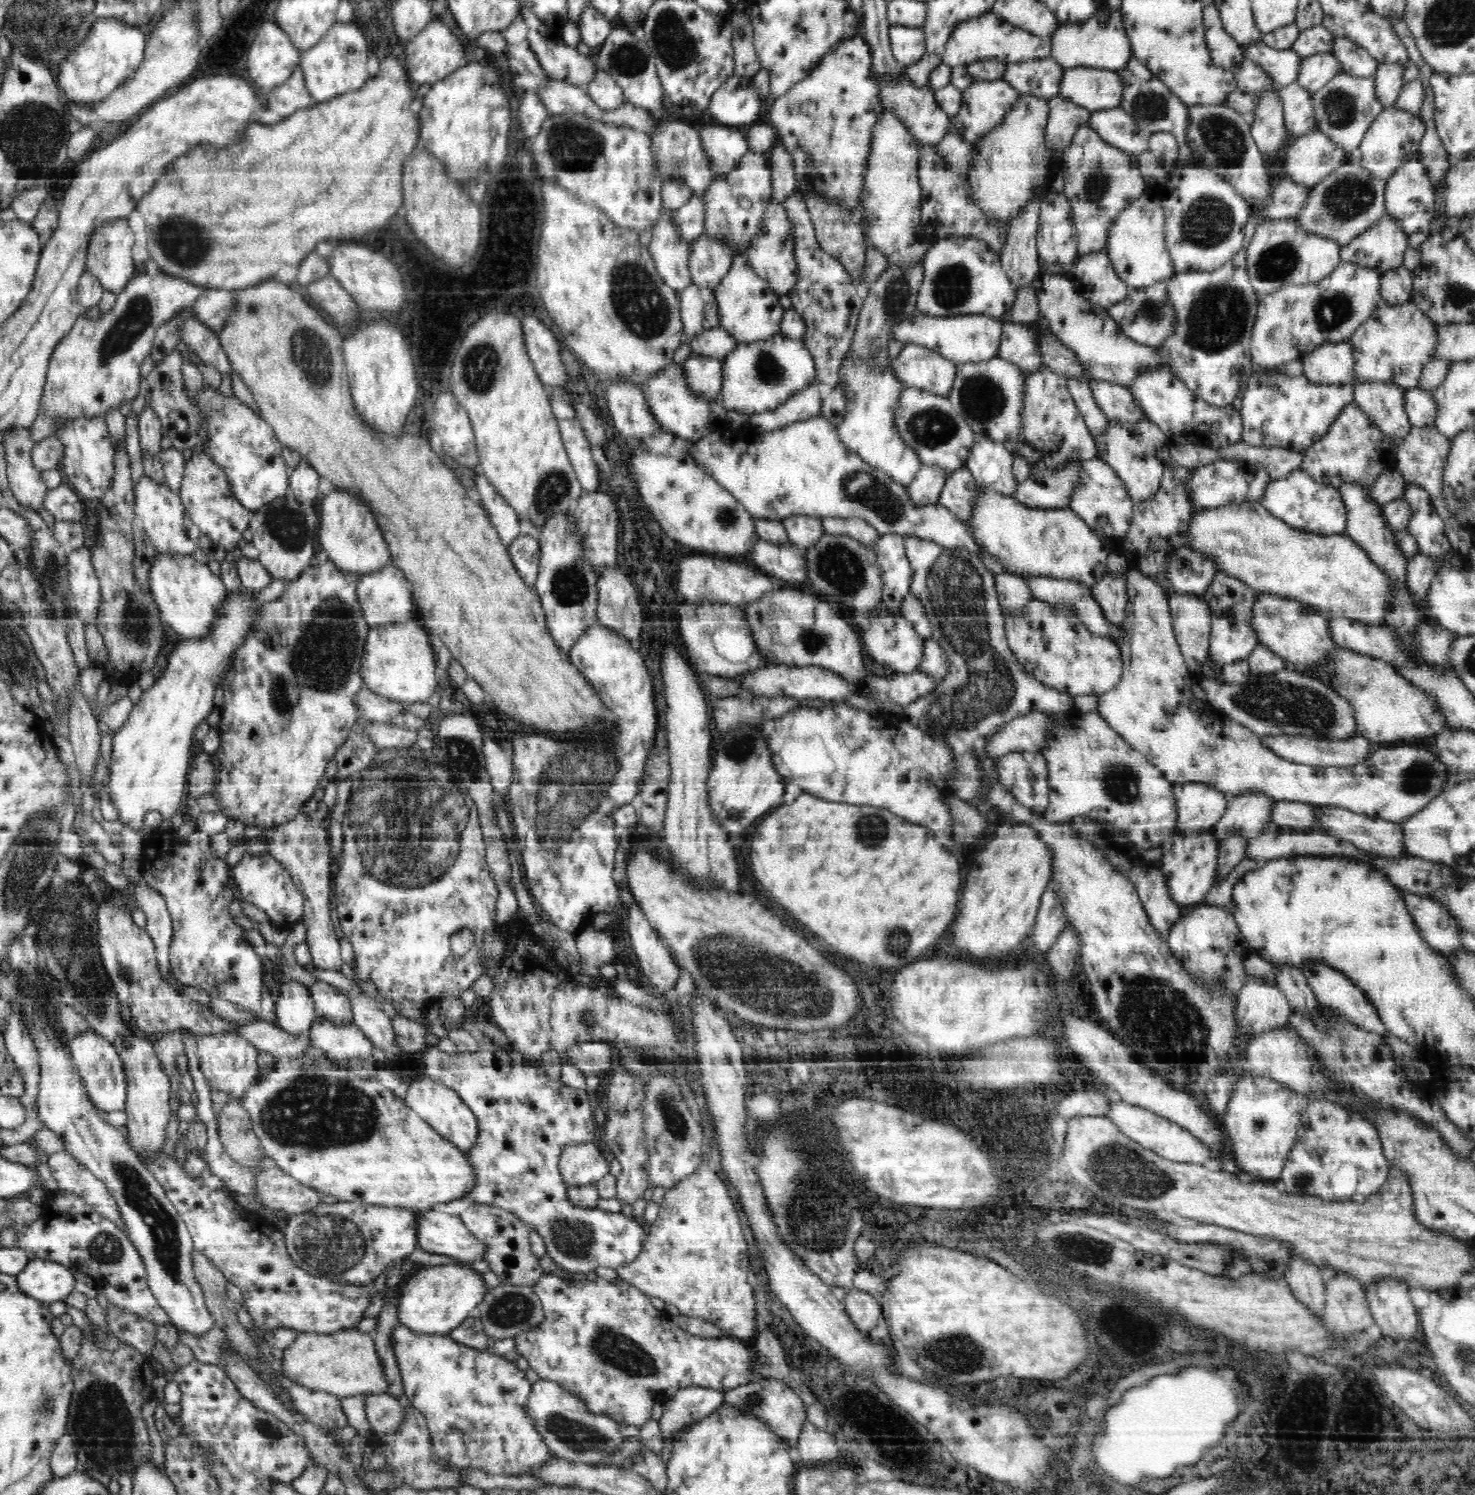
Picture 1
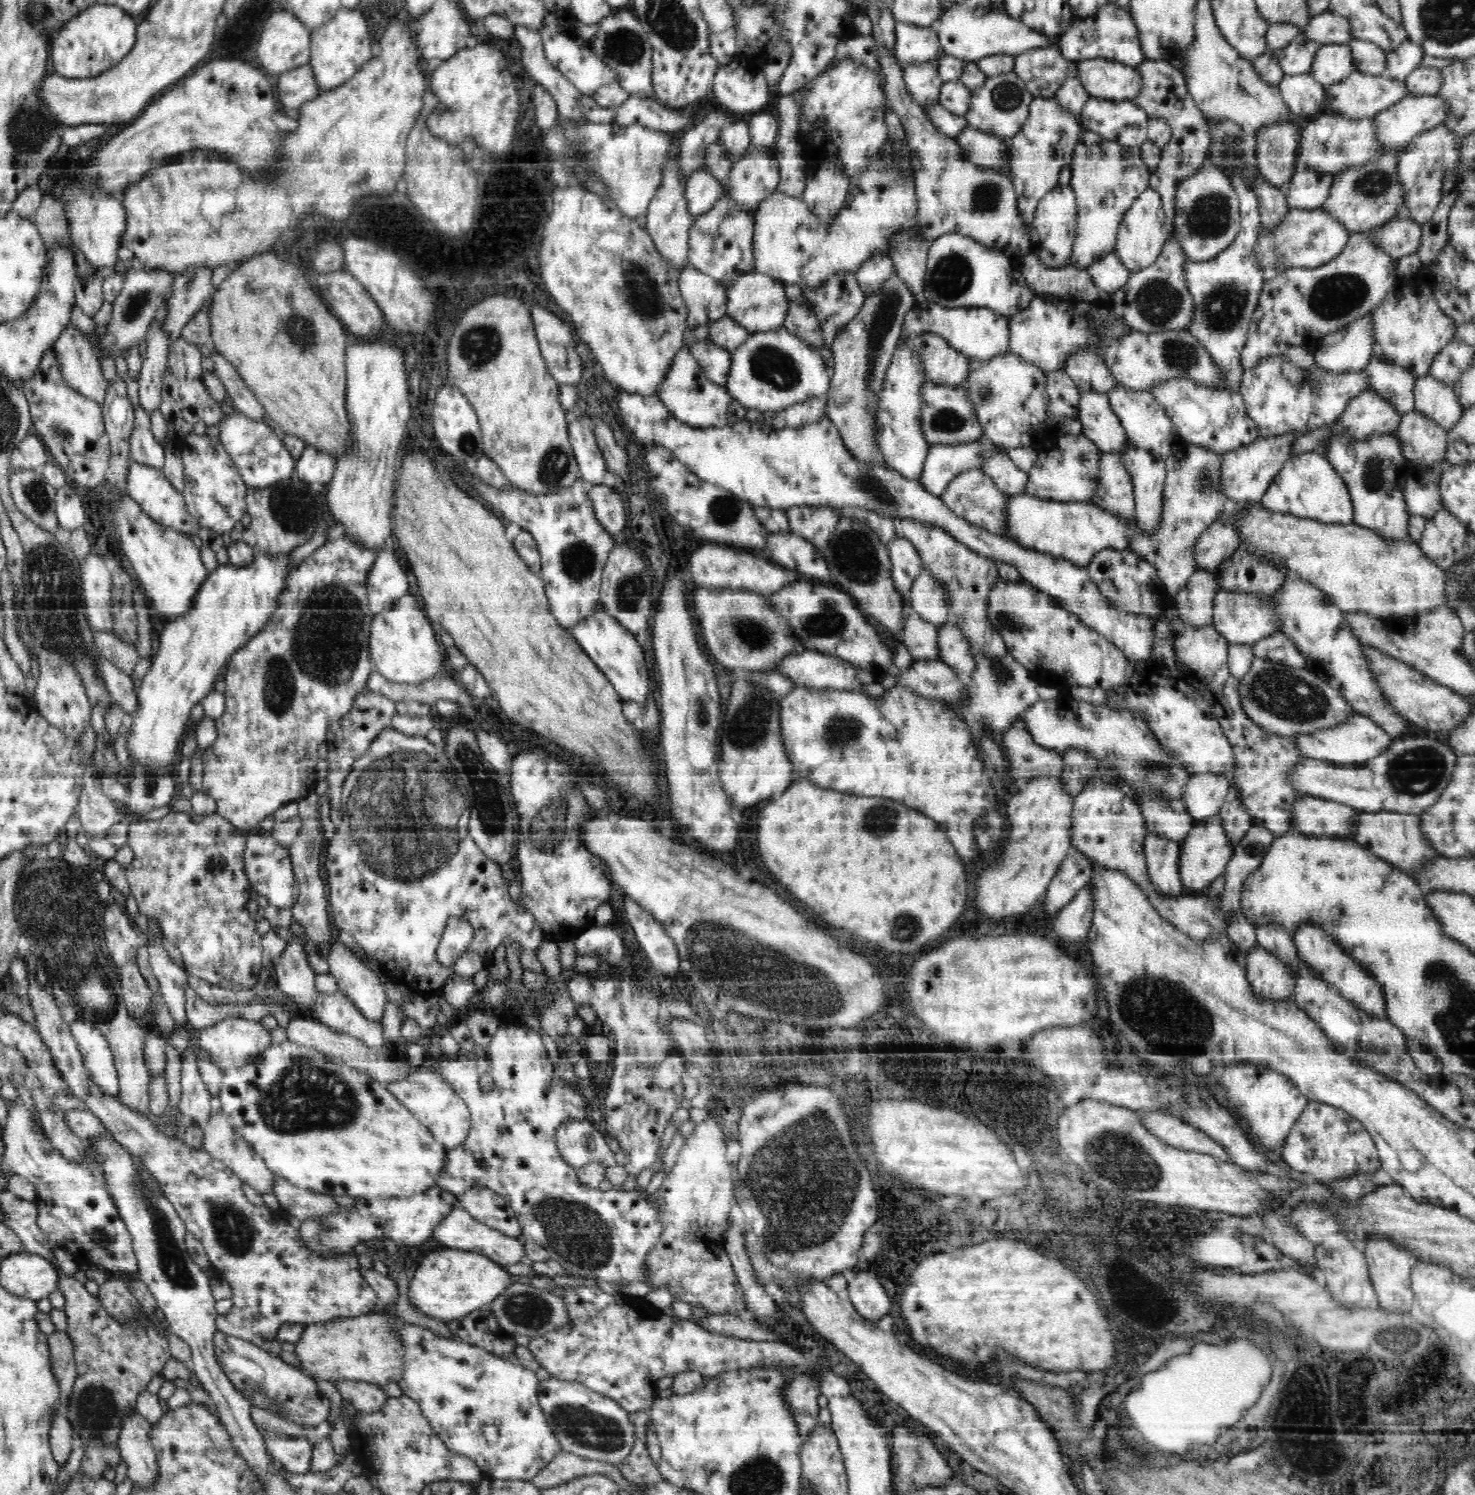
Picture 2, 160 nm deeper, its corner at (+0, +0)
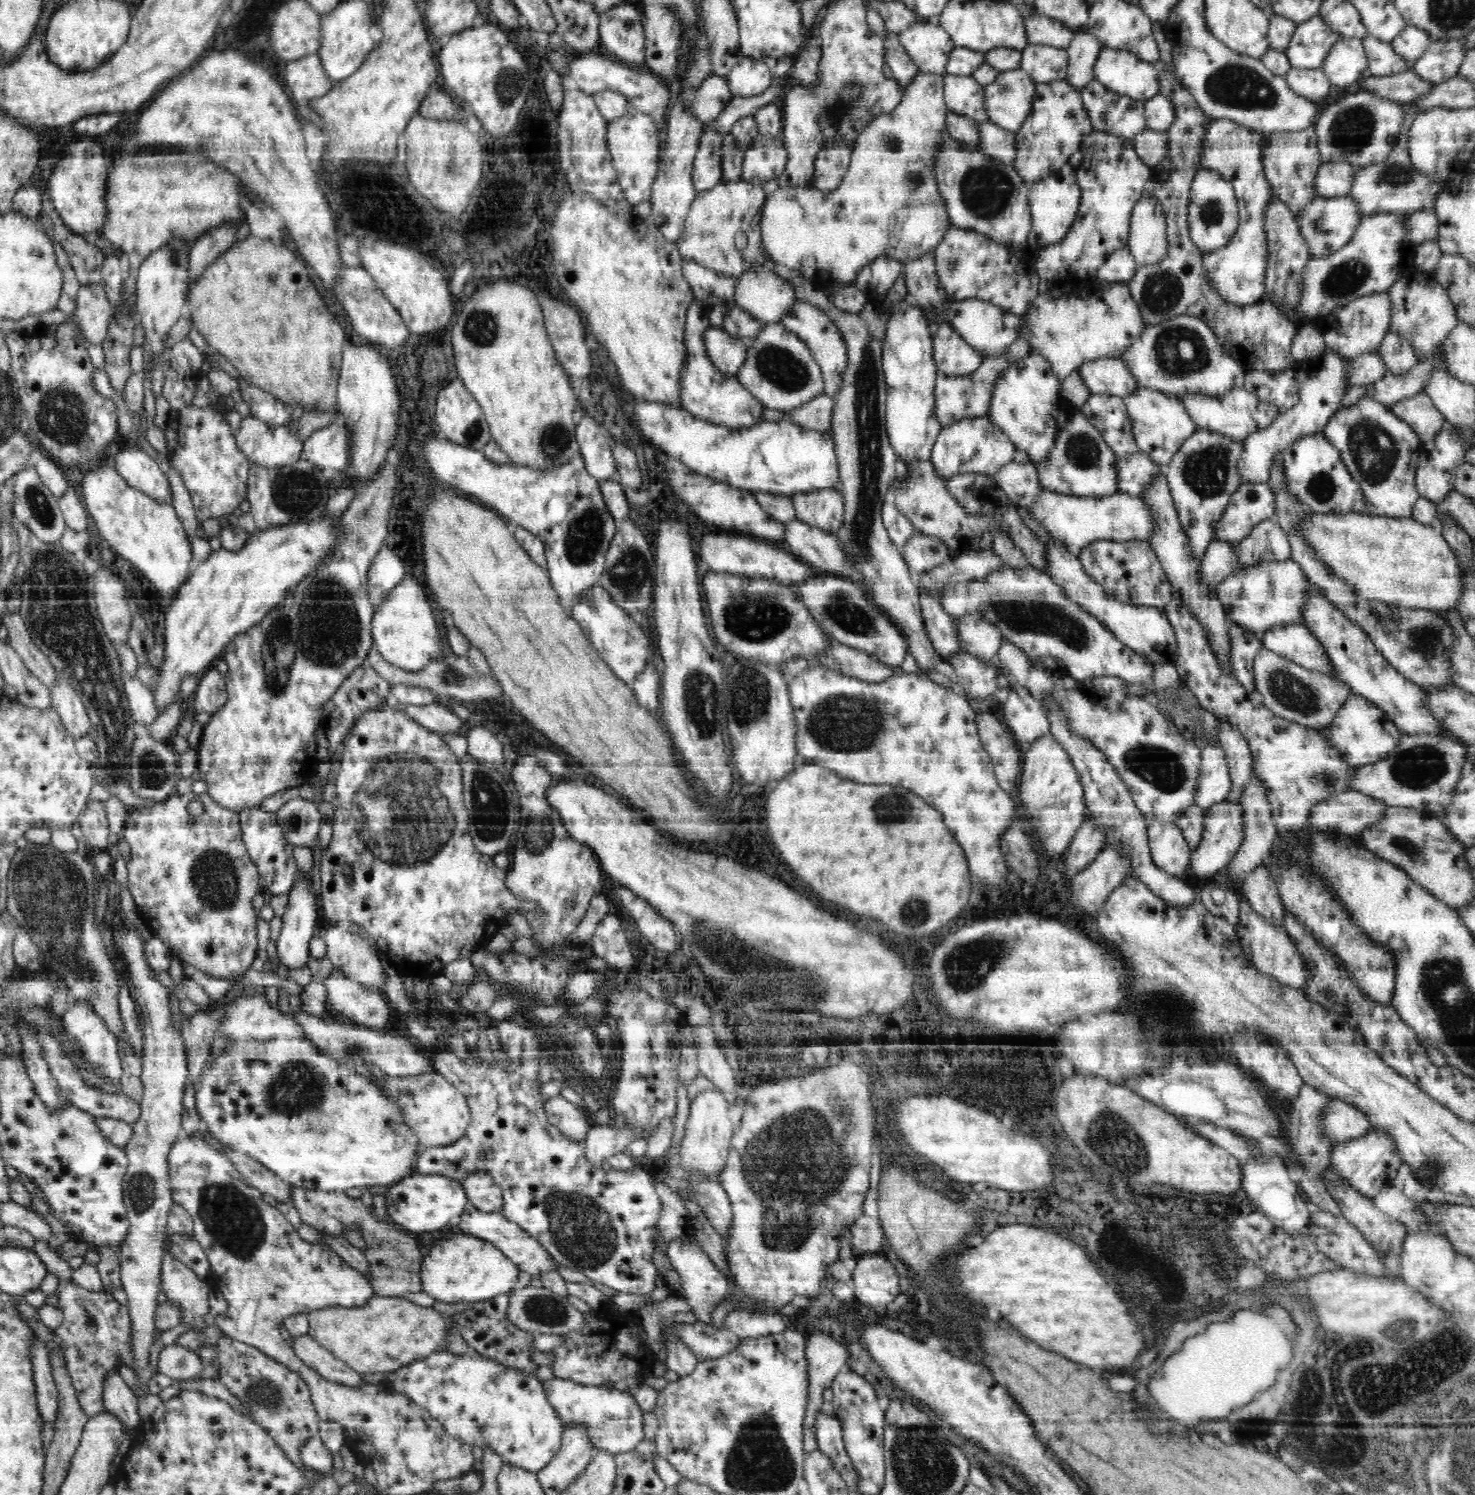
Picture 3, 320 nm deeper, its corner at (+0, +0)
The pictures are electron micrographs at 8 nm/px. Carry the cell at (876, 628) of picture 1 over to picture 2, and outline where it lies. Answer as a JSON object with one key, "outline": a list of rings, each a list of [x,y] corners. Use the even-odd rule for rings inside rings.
{"outline":[[[908,602],[901,614],[901,629],[904,629],[902,644],[910,650],[912,658],[916,660],[938,659],[939,628],[923,622]]]}

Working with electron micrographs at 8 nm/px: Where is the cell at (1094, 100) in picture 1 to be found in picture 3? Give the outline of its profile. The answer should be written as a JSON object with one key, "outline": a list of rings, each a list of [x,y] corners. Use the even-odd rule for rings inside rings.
{"outline":[[[1103,48],[1093,68],[1094,80],[1117,94],[1146,102],[1159,92],[1160,70],[1124,49]]]}

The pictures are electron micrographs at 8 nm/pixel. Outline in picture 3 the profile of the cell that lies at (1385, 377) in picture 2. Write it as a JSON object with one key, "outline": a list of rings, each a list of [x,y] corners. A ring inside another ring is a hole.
{"outline":[[[1389,331],[1381,343],[1378,354],[1385,372],[1394,376],[1406,376],[1419,361],[1413,348]]]}

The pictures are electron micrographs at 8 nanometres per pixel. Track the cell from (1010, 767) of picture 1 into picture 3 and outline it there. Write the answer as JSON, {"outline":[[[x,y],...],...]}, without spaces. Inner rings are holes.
{"outline":[[[1016,688],[1003,699],[1002,705],[1004,723],[1022,752],[1030,748],[1033,740],[1049,733],[1047,711],[1042,702],[1030,695],[1030,691]]]}

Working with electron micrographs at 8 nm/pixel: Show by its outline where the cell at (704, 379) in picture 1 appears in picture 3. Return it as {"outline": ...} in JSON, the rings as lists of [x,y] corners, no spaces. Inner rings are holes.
{"outline":[[[710,327],[703,332],[705,353],[715,370],[736,375],[743,361],[746,360],[748,343],[738,337],[729,336],[721,327]]]}

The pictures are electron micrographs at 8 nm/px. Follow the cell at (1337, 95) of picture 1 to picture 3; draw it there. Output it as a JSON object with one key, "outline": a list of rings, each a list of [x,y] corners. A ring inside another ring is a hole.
{"outline":[[[1411,70],[1396,73],[1391,76],[1377,76],[1366,74],[1358,80],[1360,92],[1372,95],[1379,101],[1388,103],[1410,104],[1420,97],[1430,93],[1433,88],[1428,80],[1423,80]]]}

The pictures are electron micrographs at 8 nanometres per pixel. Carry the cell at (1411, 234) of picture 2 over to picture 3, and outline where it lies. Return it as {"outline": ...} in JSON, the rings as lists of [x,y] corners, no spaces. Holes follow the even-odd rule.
{"outline":[[[1434,209],[1411,213],[1405,221],[1405,240],[1416,247],[1428,240],[1437,240],[1439,226]]]}

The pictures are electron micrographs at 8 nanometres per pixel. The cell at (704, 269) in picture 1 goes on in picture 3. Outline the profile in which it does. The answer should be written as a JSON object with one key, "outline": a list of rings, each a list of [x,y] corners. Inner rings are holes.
{"outline":[[[742,178],[732,183],[723,180],[712,190],[698,192],[696,200],[687,212],[681,238],[676,242],[682,258],[696,261],[698,264],[725,276],[725,278],[738,279],[740,275],[744,275],[746,272],[761,271],[761,267],[768,260],[767,255],[763,252],[759,226],[766,200],[766,192],[764,192],[763,187],[751,186],[750,183],[743,182]]]}

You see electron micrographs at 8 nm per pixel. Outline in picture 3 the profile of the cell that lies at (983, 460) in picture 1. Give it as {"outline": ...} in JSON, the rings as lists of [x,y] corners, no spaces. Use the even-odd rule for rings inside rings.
{"outline":[[[1012,461],[1002,465],[993,479],[1018,507],[1030,507],[1043,491],[1036,464],[1032,462],[1021,464]]]}

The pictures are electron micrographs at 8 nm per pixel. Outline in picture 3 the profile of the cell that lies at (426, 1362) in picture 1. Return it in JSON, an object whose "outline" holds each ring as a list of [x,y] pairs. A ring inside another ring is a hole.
{"outline":[[[438,1349],[430,1353],[430,1356],[413,1360],[405,1367],[386,1374],[385,1379],[394,1390],[408,1395],[416,1404],[424,1407],[432,1418],[443,1424],[448,1434],[462,1439],[467,1445],[476,1444],[482,1450],[496,1451],[505,1466],[516,1466],[538,1474],[561,1450],[562,1419],[550,1406],[542,1380],[532,1373],[510,1368],[500,1361],[490,1360],[489,1357],[473,1351],[454,1355],[446,1349]]]}

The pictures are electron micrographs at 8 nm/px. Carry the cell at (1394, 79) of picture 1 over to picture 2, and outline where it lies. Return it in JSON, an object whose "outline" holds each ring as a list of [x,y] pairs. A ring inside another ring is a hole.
{"outline":[[[1406,39],[1397,49],[1387,53],[1387,68],[1383,75],[1390,80],[1405,82],[1406,78],[1421,66],[1425,56],[1418,43]]]}

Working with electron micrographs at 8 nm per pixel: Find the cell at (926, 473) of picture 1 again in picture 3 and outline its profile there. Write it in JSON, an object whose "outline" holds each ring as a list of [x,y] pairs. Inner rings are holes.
{"outline":[[[987,414],[981,418],[960,420],[944,428],[937,436],[932,452],[931,466],[939,480],[950,480],[954,475],[980,473],[994,476],[1002,465],[1012,462],[1017,448],[1002,430],[991,424]]]}

